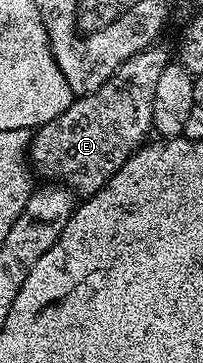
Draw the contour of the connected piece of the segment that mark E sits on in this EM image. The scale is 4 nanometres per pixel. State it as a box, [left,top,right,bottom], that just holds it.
[28,46,172,198]

